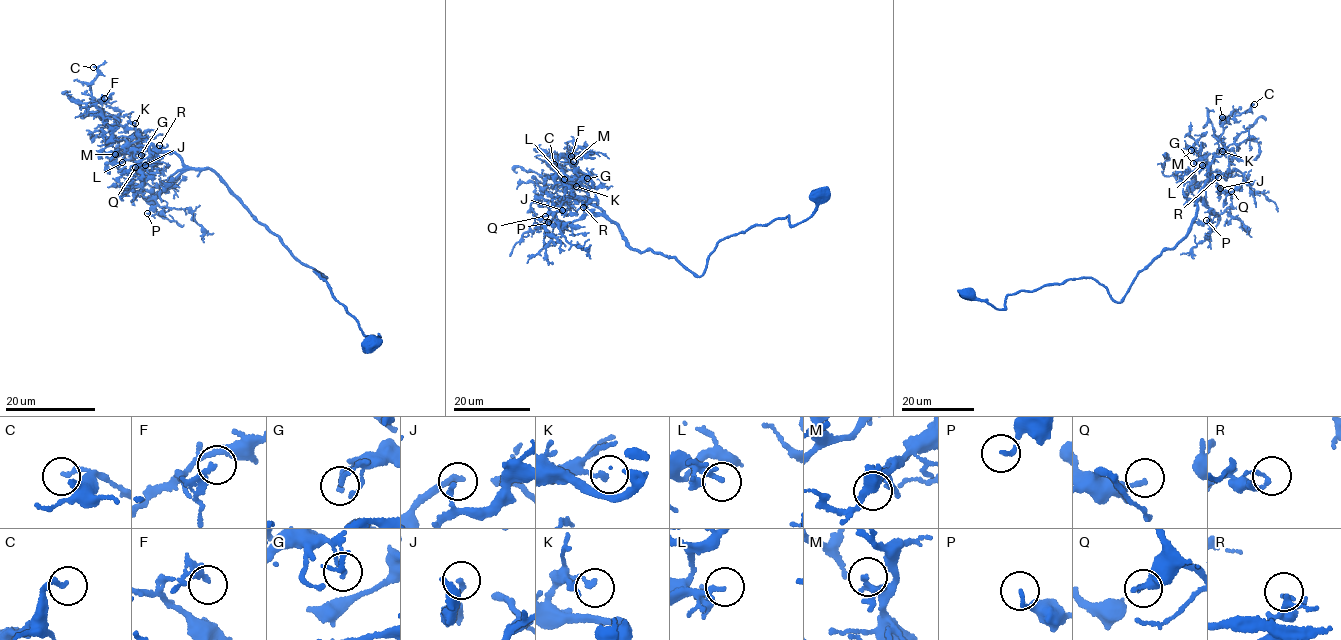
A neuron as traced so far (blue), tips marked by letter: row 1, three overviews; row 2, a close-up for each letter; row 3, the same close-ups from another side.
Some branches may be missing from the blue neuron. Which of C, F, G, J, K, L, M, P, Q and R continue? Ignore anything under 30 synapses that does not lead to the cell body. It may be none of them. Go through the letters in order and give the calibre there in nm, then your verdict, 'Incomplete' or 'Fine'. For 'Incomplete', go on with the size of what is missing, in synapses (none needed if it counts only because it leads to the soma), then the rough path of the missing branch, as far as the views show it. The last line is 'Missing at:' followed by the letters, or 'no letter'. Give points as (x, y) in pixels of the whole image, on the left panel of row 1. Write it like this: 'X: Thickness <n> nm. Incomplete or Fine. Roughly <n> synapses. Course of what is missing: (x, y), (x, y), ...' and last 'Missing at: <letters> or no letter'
C: Thickness 160 nm. Fine
F: Thickness 190 nm. Fine
G: Thickness 180 nm. Fine
J: Thickness 160 nm. Fine
K: Thickness 160 nm. Fine
L: Thickness 200 nm. Fine
M: Thickness 110 nm. Fine
P: Thickness 140 nm. Fine
Q: Thickness 160 nm. Fine
R: Thickness 240 nm. Fine
Missing at: no letter

